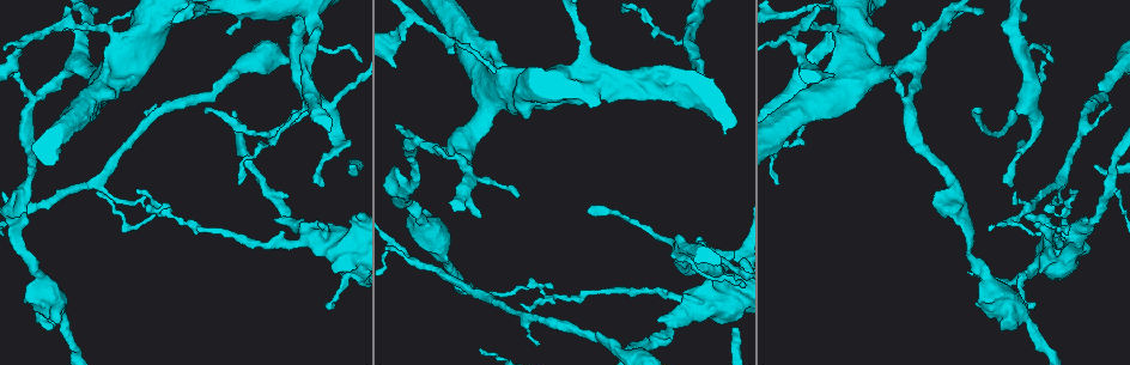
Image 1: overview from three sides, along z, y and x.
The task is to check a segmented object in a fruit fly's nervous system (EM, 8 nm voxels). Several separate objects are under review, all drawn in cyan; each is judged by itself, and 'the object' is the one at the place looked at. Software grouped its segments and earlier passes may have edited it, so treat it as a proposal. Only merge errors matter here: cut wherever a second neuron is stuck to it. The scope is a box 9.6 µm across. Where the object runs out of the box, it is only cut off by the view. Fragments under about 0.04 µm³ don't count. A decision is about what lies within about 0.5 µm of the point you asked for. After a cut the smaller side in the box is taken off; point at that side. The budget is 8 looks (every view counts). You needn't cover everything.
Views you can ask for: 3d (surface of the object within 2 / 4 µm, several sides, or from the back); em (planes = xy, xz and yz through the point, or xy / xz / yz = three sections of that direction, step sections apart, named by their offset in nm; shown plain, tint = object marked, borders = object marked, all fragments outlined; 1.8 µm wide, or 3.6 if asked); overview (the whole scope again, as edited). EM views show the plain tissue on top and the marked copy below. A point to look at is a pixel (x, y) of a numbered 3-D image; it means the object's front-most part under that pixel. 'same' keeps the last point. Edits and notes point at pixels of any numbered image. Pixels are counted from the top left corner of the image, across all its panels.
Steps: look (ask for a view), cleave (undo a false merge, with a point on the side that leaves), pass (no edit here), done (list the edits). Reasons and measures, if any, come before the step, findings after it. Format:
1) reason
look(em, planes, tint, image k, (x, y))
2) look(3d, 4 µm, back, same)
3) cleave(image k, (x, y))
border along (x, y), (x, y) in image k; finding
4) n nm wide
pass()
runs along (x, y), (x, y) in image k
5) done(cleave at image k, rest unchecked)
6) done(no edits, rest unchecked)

three arms meet
look(em, xz, step 8, tint, image 1, (1057, 184))

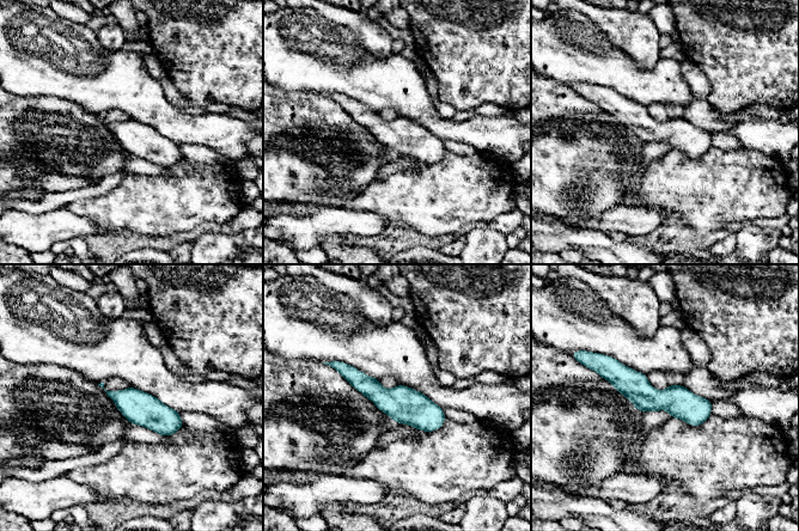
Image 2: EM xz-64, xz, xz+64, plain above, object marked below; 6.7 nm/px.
look(em, planes, tint, same)

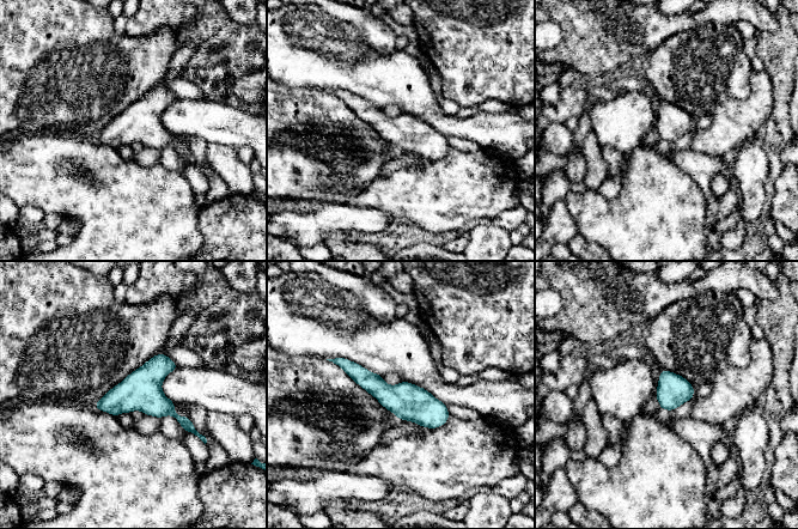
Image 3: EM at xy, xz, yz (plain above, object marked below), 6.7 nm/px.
pass()
runs along (339, 360), (387, 395), (443, 420) in image 3; one neuron here

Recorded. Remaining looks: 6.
calibre changes
look(em, 3.6 µm, planes, tint, image 1, (687, 299))

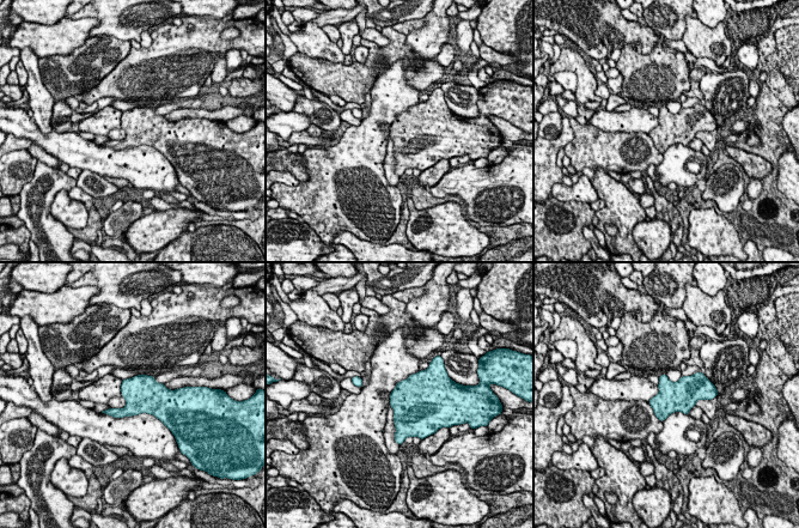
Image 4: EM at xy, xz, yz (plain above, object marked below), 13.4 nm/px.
pass()
continuous, no second neuron

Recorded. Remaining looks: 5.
calibre changes
look(3d, 2 µm, back, image 1, (729, 263))

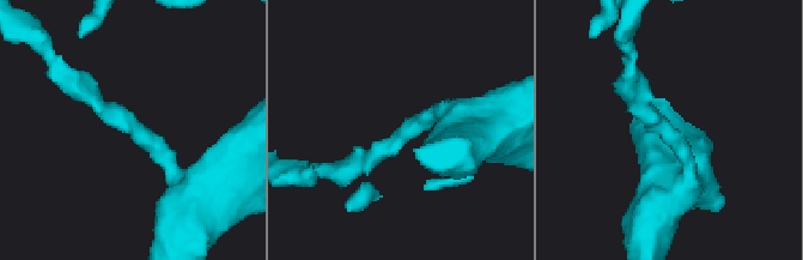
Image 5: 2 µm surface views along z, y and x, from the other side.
look(em, planes, tint, image 5, (403, 129))

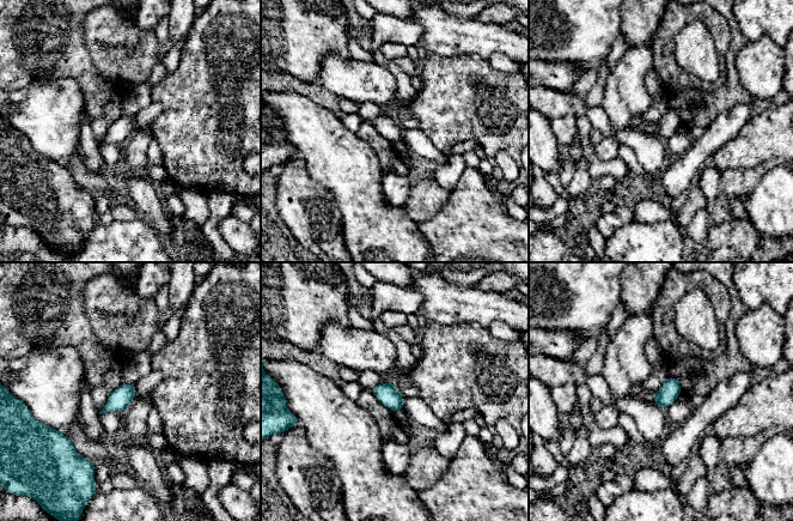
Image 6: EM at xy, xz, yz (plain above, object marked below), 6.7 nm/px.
140 nm wide
pass()
all the same neuron

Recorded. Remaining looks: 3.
calibre changes
look(em, 3.6 µm, planes, tint, image 1, (435, 237))

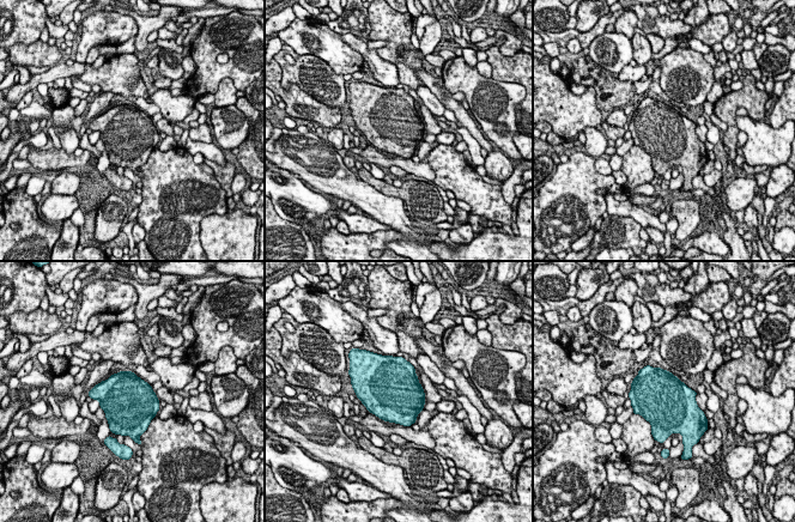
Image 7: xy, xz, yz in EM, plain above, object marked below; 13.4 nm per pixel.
pass()
all the same neuron

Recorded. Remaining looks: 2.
done(no edits, rest unchecked)

